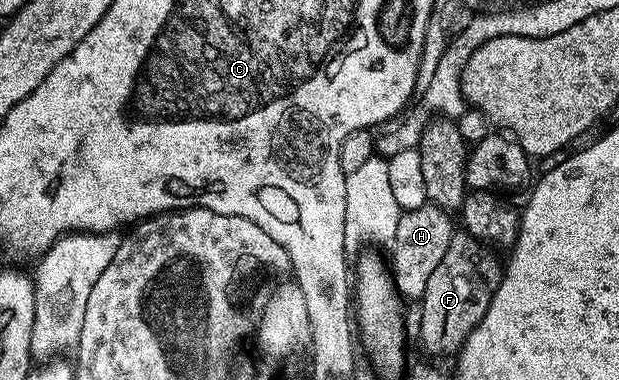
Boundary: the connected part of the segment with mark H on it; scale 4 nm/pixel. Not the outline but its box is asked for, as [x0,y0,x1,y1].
[388,203,455,299]

